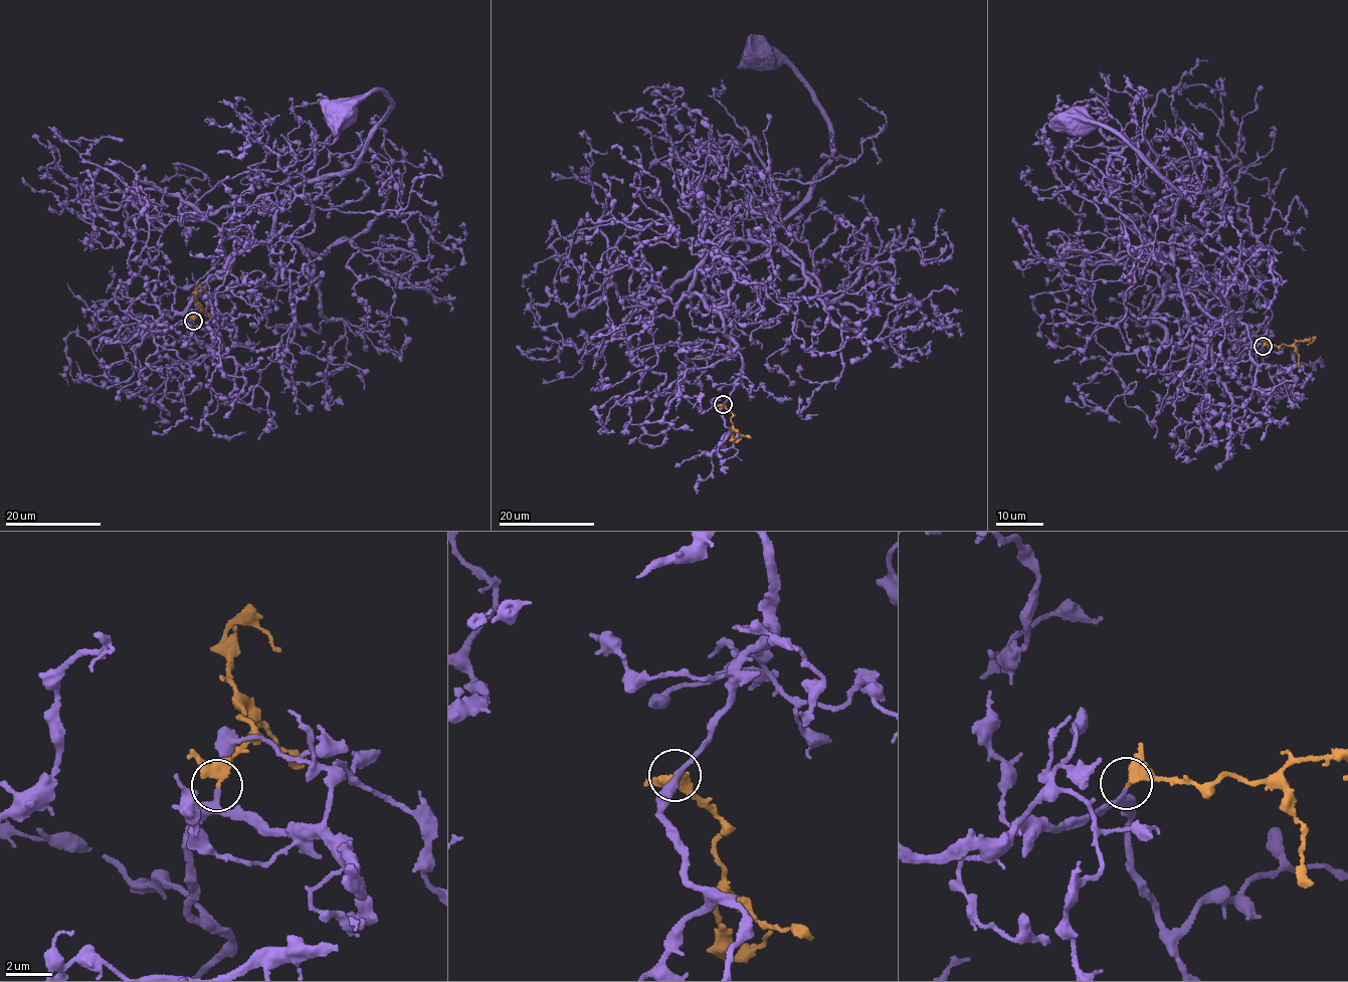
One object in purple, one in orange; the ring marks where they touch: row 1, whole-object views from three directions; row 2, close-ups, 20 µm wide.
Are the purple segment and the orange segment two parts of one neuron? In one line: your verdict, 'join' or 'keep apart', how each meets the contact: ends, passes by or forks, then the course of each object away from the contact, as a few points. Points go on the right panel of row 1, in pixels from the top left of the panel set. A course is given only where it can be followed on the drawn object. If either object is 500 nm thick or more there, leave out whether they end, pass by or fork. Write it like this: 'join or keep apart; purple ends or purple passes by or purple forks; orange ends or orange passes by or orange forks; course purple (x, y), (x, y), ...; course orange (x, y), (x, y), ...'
join; purple passes by; orange passes by; course purple (1263, 346), (1218, 361), (1169, 341), (1156, 262), (1193, 229), (1172, 224), (1179, 193), (1072, 120); course orange (1263, 346), (1314, 339), (1307, 345)

